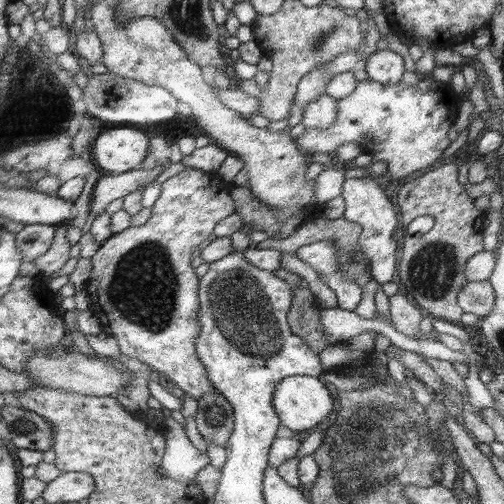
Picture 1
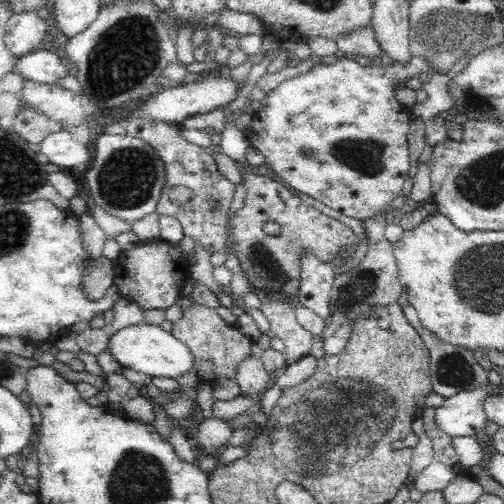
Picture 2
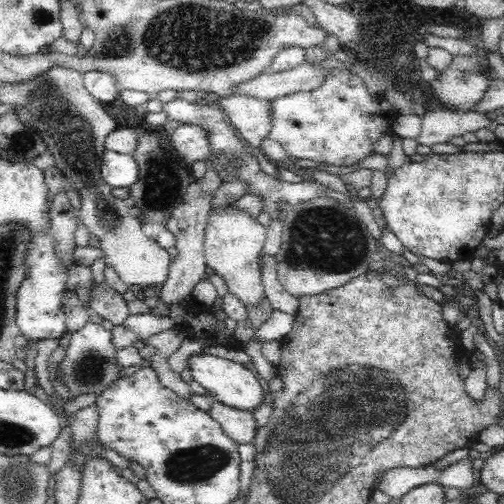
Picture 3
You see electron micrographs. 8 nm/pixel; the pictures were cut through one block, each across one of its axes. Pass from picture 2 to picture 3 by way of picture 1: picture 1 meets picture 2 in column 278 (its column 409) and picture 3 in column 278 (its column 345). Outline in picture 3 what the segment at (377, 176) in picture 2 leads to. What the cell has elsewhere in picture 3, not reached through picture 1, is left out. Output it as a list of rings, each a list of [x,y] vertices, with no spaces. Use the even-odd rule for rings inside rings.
[[[350,70],[342,72],[330,72],[326,78],[326,84],[320,86],[318,90],[312,92],[296,92],[292,96],[282,96],[272,102],[272,130],[270,130],[270,140],[280,144],[290,158],[306,158],[314,160],[318,164],[336,164],[336,166],[354,166],[360,164],[360,160],[366,160],[368,156],[374,154],[374,144],[380,142],[386,134],[392,132],[392,124],[400,118],[400,114],[390,106],[384,96],[372,96],[368,92],[366,82],[358,76],[352,74]]]

